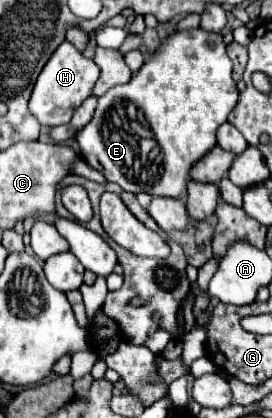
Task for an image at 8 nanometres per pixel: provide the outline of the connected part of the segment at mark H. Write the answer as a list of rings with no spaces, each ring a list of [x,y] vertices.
[[[62,42],[56,52],[50,56],[50,60],[46,62],[46,66],[42,68],[38,80],[36,80],[36,86],[32,90],[32,96],[30,96],[30,102],[28,102],[28,108],[30,112],[36,116],[36,120],[42,124],[42,126],[58,126],[58,124],[66,124],[70,122],[74,110],[92,94],[92,88],[98,80],[98,66],[84,58],[82,52],[78,52],[70,42]]]

